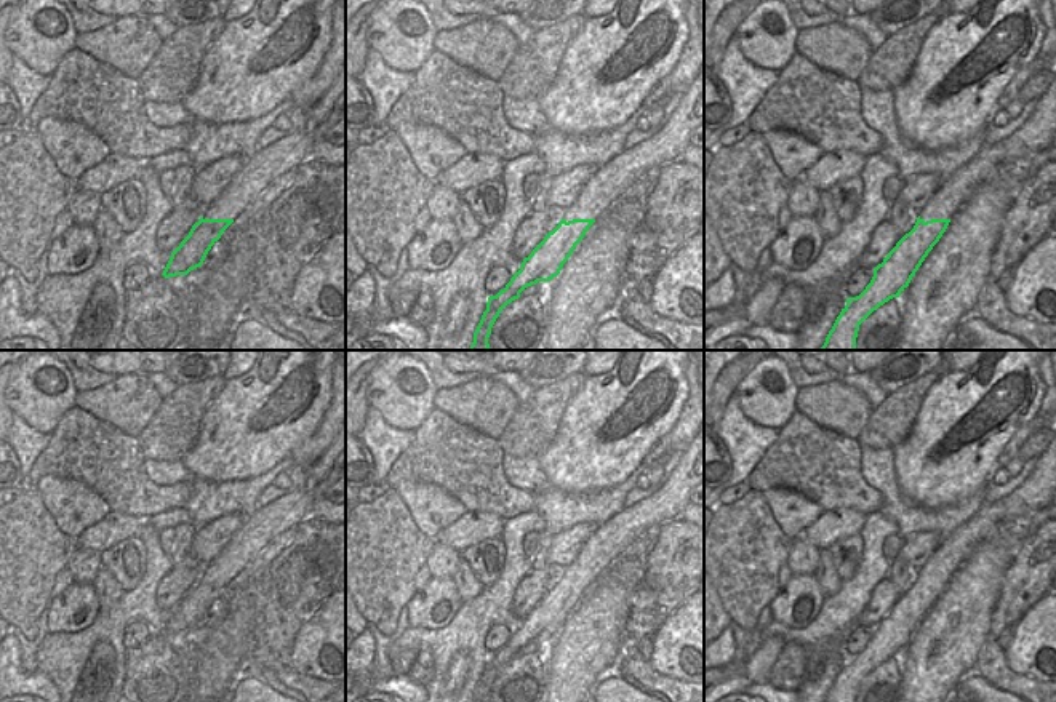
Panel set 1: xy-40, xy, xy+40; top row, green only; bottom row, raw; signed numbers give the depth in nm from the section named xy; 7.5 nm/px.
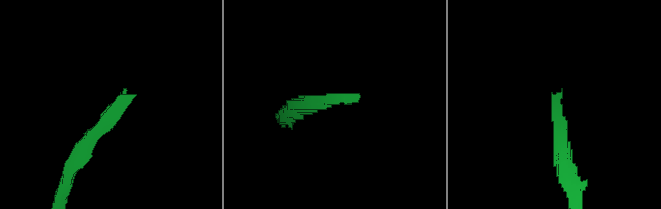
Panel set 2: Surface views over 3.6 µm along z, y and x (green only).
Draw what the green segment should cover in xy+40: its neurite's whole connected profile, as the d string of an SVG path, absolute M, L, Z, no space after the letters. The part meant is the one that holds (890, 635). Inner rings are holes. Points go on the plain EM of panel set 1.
M1056 437L1051 440L1029 478L1010 496L979 509L960 525L920 568L914 587L906 592L874 627L866 648L848 656L824 702L856 702L859 683L880 664L909 644L912 635L939 600L949 580L971 552L1005 520L1019 520L1051 505L1056 489Z

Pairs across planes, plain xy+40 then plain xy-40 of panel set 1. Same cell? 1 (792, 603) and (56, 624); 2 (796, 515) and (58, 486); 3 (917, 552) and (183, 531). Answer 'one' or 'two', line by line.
1: one
2: one
3: two

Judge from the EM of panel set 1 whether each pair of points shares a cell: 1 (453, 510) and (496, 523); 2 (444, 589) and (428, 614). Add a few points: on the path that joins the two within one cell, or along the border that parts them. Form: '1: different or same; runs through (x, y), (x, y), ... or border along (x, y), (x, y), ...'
1: different; border along (468, 512), (436, 538)
2: same; runs through (440, 595), (431, 608)

